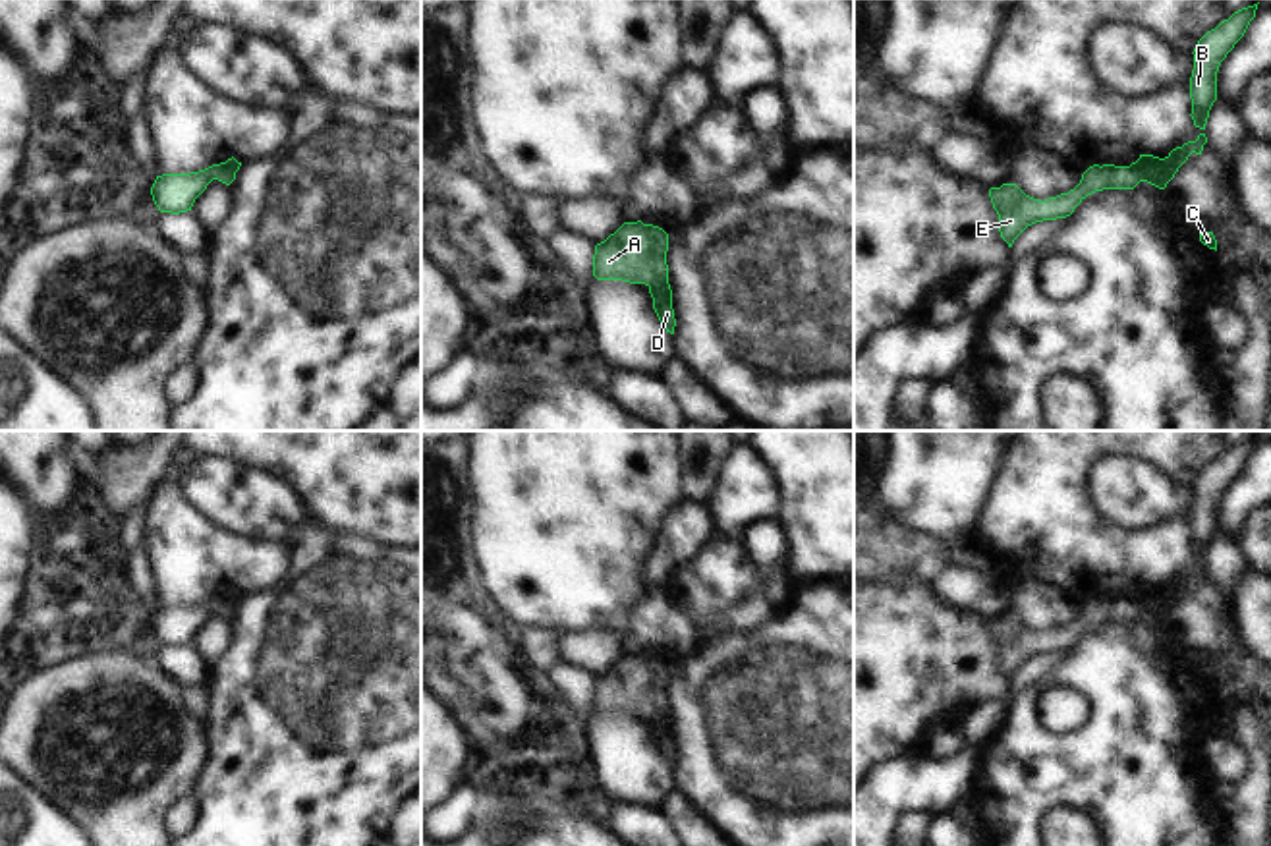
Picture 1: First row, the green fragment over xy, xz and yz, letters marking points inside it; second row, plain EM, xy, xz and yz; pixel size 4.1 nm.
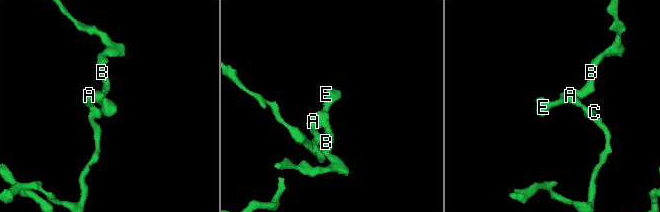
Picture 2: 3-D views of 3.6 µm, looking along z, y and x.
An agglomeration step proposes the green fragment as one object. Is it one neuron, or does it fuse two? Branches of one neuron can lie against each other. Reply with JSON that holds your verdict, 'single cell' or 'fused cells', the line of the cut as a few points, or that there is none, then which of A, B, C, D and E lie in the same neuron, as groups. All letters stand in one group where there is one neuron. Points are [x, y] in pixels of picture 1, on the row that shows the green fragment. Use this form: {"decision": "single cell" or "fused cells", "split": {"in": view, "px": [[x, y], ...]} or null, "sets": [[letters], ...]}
{"decision": "fused cells", "split": {"in": "xz", "px": [[667, 279], [649, 286]]}, "sets": [["A", "C", "E"], ["B", "D"]]}

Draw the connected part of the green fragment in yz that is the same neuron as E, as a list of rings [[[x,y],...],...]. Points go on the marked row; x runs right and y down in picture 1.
[[[1093,164],[1074,189],[1045,201],[1026,195],[1016,183],[991,187],[989,197],[999,214],[1001,238],[1012,247],[1028,226],[1070,216],[1087,195],[1103,189],[1134,189],[1138,183],[1140,174],[1130,166]]]

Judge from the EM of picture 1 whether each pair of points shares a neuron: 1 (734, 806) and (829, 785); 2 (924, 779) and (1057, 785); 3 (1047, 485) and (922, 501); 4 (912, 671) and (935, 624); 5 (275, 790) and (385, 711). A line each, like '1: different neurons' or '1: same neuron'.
1: same neuron
2: different neurons
3: different neurons
4: same neuron
5: same neuron

